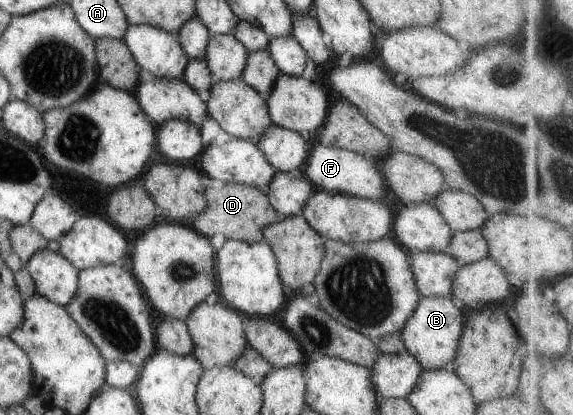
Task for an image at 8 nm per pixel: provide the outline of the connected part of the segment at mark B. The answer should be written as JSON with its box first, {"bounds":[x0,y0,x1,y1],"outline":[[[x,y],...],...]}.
{"bounds":[401,297,463,371],"outline":[[[422,297],[415,314],[401,332],[402,341],[407,353],[423,367],[424,371],[450,368],[459,350],[463,327],[463,313],[455,307],[451,298]]]}

